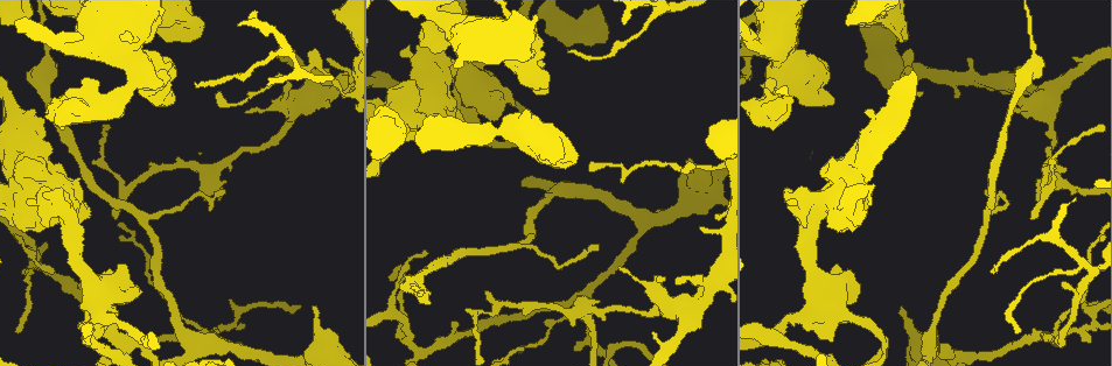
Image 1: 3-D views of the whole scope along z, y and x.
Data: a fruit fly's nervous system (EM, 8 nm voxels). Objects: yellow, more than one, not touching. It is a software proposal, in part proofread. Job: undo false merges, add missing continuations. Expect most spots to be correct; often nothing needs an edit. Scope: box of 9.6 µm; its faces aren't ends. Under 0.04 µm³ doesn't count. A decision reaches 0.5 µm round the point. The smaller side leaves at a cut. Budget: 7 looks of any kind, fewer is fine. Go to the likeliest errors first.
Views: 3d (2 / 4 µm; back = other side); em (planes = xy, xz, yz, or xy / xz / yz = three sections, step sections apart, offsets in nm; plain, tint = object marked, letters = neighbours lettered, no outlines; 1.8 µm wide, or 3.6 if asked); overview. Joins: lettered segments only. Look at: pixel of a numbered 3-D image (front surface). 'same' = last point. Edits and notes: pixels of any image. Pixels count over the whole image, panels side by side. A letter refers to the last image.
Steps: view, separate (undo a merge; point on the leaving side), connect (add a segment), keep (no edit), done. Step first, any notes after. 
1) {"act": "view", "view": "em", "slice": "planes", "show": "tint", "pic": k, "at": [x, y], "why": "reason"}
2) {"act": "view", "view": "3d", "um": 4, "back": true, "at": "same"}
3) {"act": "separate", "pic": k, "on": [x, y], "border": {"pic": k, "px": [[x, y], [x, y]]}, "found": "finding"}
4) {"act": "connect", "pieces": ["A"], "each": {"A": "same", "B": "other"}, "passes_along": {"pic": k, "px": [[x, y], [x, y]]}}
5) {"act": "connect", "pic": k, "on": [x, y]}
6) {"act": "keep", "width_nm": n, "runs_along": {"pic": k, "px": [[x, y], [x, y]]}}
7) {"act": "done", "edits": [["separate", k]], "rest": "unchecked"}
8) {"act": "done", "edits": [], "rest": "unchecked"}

{"act": "view", "view": "em", "slice": "xy", "step": 16, "show": "letters", "pic": 1, "at": [391, 96]}

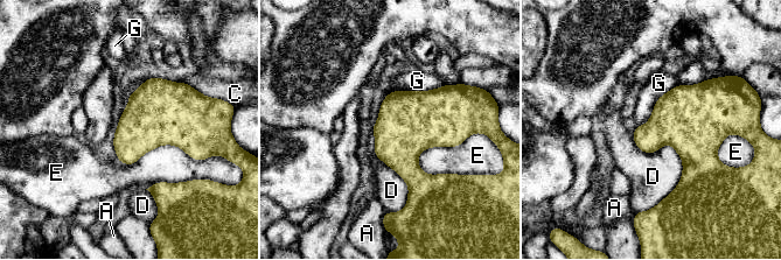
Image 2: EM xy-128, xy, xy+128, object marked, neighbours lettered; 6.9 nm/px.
{"act": "view", "view": "em", "slice": "planes", "show": "letters", "at": "same", "why": "another direction"}

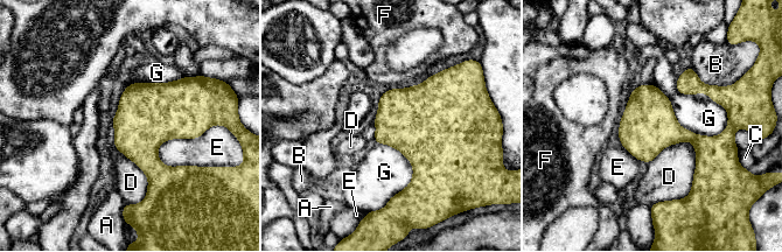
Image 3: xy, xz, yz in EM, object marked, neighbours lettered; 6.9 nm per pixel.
{"act": "keep", "width_nm": 380, "each": {"A": "other", "B": "other", "C": "other", "D": "other", "E": "other", "F": "other", "G": "other"}, "border": {"pic": 3, "px": [[655, 84], [681, 126], [726, 128]]}, "found": "continuous, no second cell"}

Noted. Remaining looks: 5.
{"act": "view", "view": "em", "slice": "planes", "show": "tint", "pic": 1, "at": [182, 25], "why": "calibre changes"}

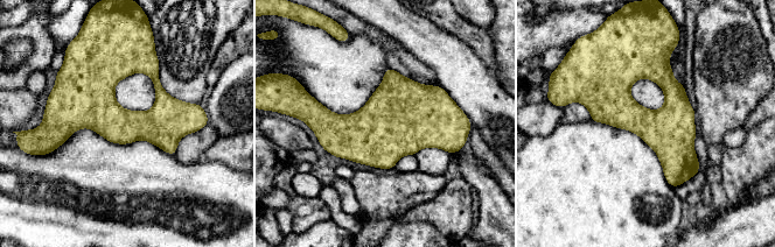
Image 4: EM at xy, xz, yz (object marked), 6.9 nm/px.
{"act": "view", "view": "em", "slice": "planes", "show": "letters", "at": "same", "why": "see the neighbours"}

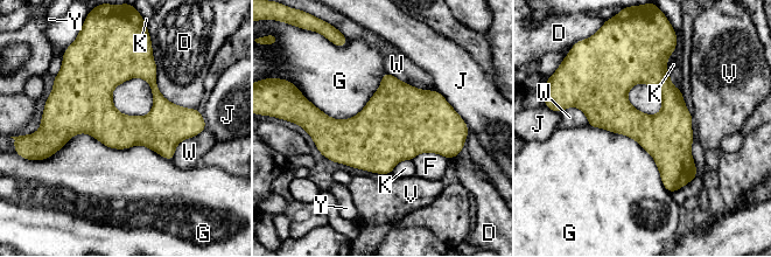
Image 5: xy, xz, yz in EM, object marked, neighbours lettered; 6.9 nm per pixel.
{"act": "keep", "width_nm": 260, "longest_contact_nm": ["G", 850], "each": {"D": "other", "F": "other", "G": "other", "J": "other", "K": "other", "V": "other", "W": "other", "Y": "other"}, "found": "all the same cell"}

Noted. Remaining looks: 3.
{"act": "view", "view": "3d", "um": 4, "pic": 1, "at": [137, 72], "why": "thick turns thin"}

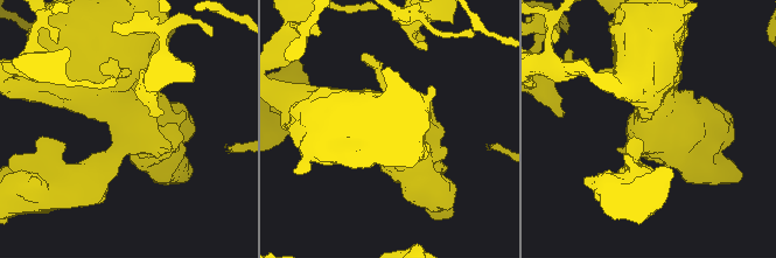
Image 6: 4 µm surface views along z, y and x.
{"act": "view", "view": "em", "um": 3.6, "slice": "planes", "show": "letters", "pic": 6, "at": [127, 126], "why": "need the tissue"}

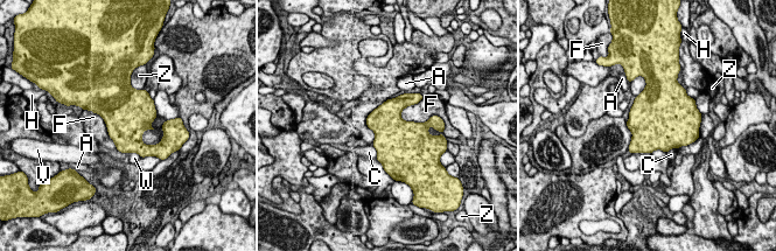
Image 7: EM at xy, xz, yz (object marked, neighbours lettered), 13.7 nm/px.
{"act": "keep", "each": {"A": "other", "C": "other", "F": "other", "H": "other", "V": "other", "W": "other", "Z": "other"}, "border": {"pic": 7, "px": [[421, 99], [407, 105], [400, 118]]}, "found": "all the same cell"}

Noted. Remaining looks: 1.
{"act": "done", "edits": [], "rest": "unchecked"}

